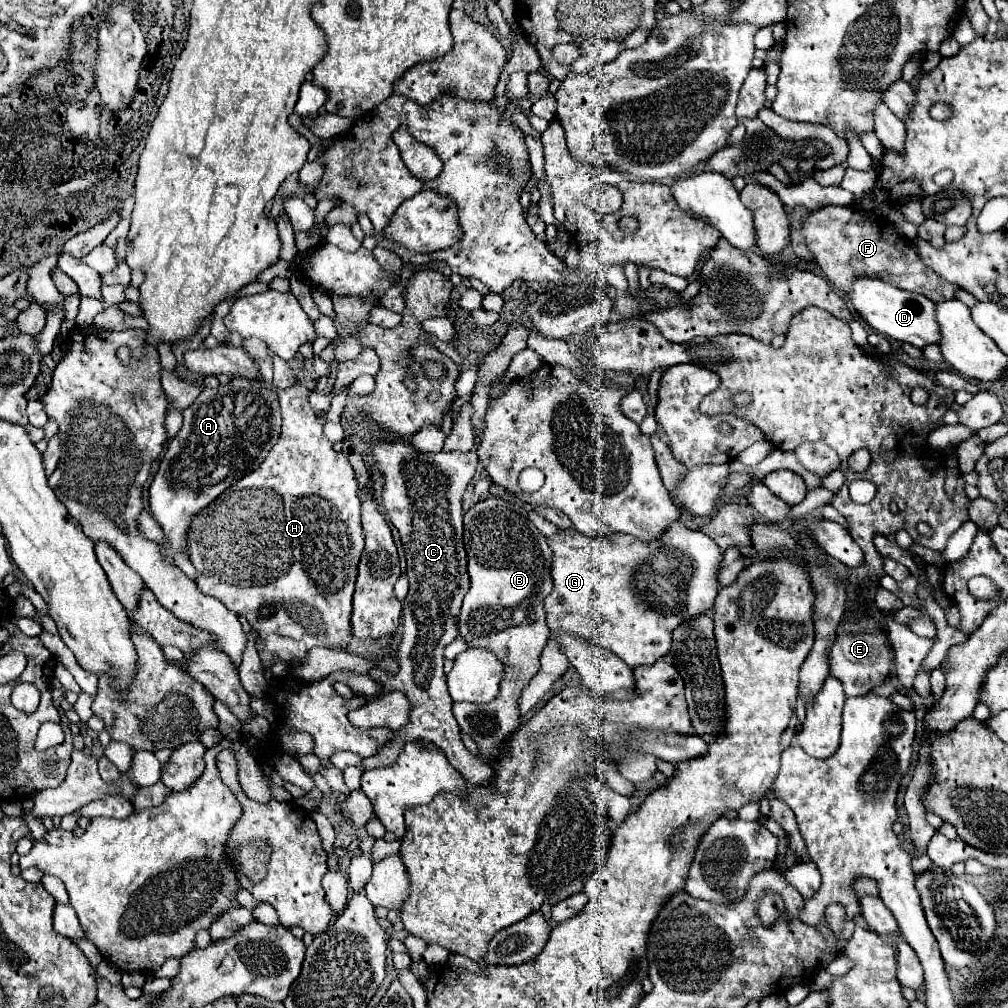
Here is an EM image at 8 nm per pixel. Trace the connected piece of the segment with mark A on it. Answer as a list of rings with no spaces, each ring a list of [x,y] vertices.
[[[231,376],[227,384],[205,388],[197,400],[183,410],[183,428],[167,444],[167,452],[149,490],[149,512],[169,538],[169,546],[161,546],[169,562],[173,562],[171,556],[175,550],[187,550],[185,536],[191,518],[241,476],[253,472],[267,458],[279,436],[279,396],[261,376]]]

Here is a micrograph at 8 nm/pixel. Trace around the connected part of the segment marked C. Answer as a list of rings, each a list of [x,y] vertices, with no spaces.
[[[399,440],[399,442],[373,442],[373,450],[371,450],[377,468],[383,472],[385,476],[385,488],[383,488],[383,506],[385,512],[389,516],[389,520],[393,522],[393,526],[399,530],[401,534],[401,542],[403,542],[403,550],[407,556],[407,578],[409,578],[409,594],[403,600],[403,638],[401,644],[397,648],[397,658],[401,664],[401,670],[389,678],[387,682],[383,680],[383,684],[387,686],[387,690],[399,690],[403,692],[409,700],[411,700],[411,712],[409,712],[409,724],[405,724],[399,730],[399,736],[385,744],[381,748],[379,754],[369,756],[363,760],[363,768],[375,768],[375,766],[385,766],[391,764],[399,750],[405,746],[405,742],[415,742],[415,740],[429,740],[435,746],[439,746],[447,760],[451,762],[453,768],[457,768],[461,772],[461,776],[469,782],[469,784],[491,784],[495,770],[491,768],[489,760],[483,756],[475,756],[471,754],[459,736],[459,724],[453,718],[451,706],[453,700],[447,692],[447,676],[443,672],[443,648],[453,642],[459,636],[459,628],[457,628],[457,620],[459,620],[459,612],[461,612],[461,602],[469,590],[469,574],[467,574],[467,554],[463,548],[463,508],[461,508],[461,500],[465,494],[467,484],[471,482],[471,478],[477,472],[477,452],[435,452],[435,454],[425,454],[425,452],[417,452],[413,446],[409,446],[407,442]]]

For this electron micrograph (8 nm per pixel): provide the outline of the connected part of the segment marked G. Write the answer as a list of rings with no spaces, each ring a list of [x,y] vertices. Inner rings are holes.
[[[681,522],[671,524],[667,534],[651,544],[641,544],[631,534],[609,534],[601,538],[583,536],[577,530],[559,530],[547,538],[553,550],[551,576],[553,592],[543,600],[551,636],[561,632],[581,638],[593,646],[603,646],[625,660],[631,668],[653,664],[671,648],[671,632],[695,612],[711,612],[719,592],[717,574],[721,562],[719,546],[703,532],[689,530]]]

